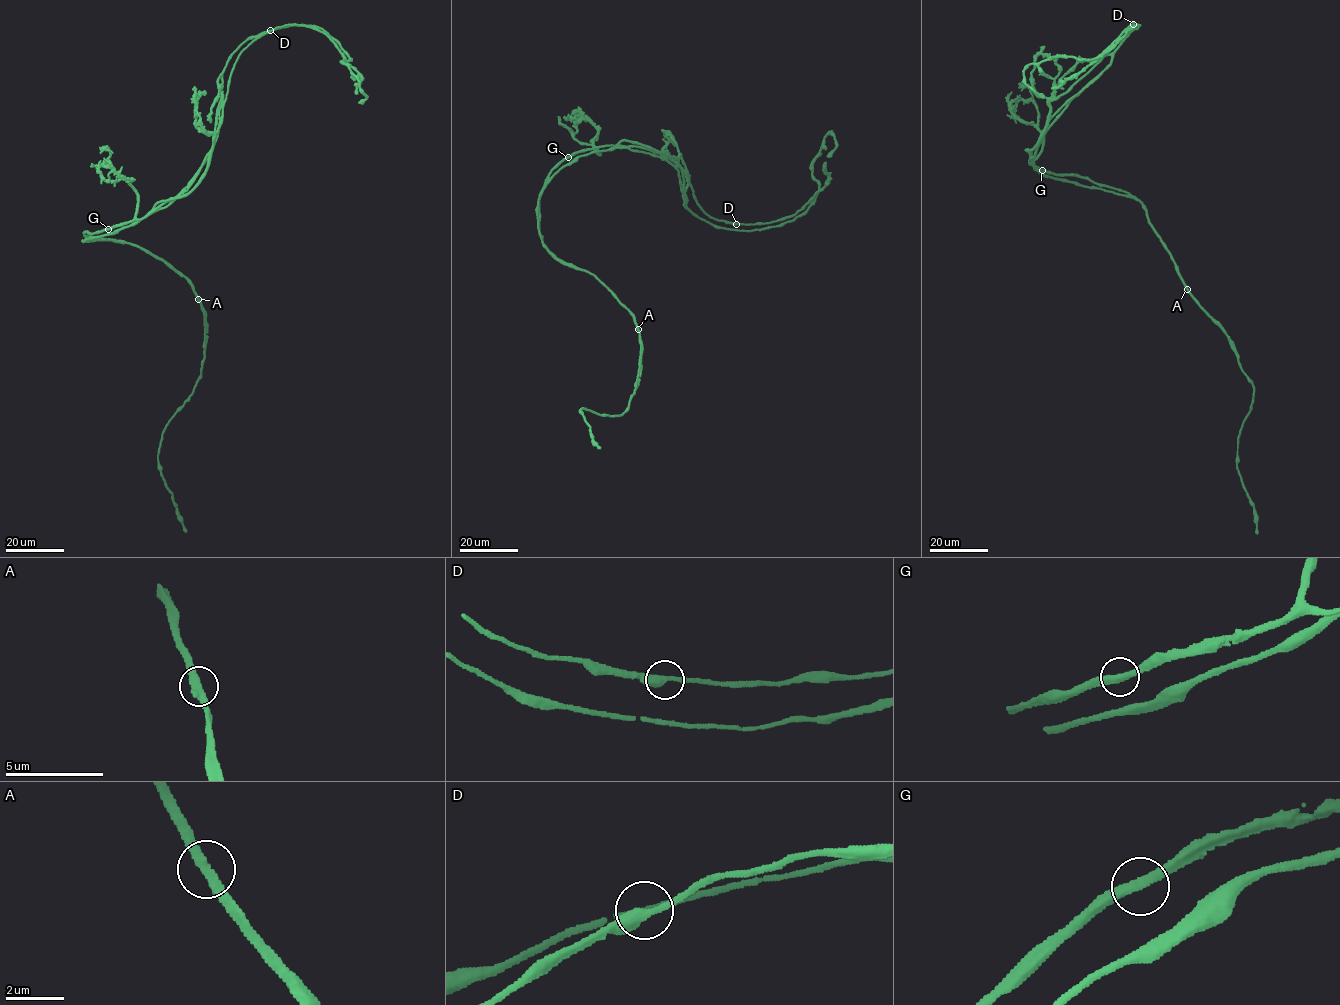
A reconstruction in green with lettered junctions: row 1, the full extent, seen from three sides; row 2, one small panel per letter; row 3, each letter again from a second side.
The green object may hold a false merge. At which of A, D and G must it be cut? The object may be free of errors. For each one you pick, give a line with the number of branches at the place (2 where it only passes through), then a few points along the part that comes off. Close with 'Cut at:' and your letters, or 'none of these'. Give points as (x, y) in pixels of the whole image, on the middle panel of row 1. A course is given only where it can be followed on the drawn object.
A: Branches: 2. Course of the part to remove: (638, 329), (592, 274), (559, 261), (542, 243), (544, 181), (576, 152), (639, 146), (676, 162), (686, 203)
Cut at: A

